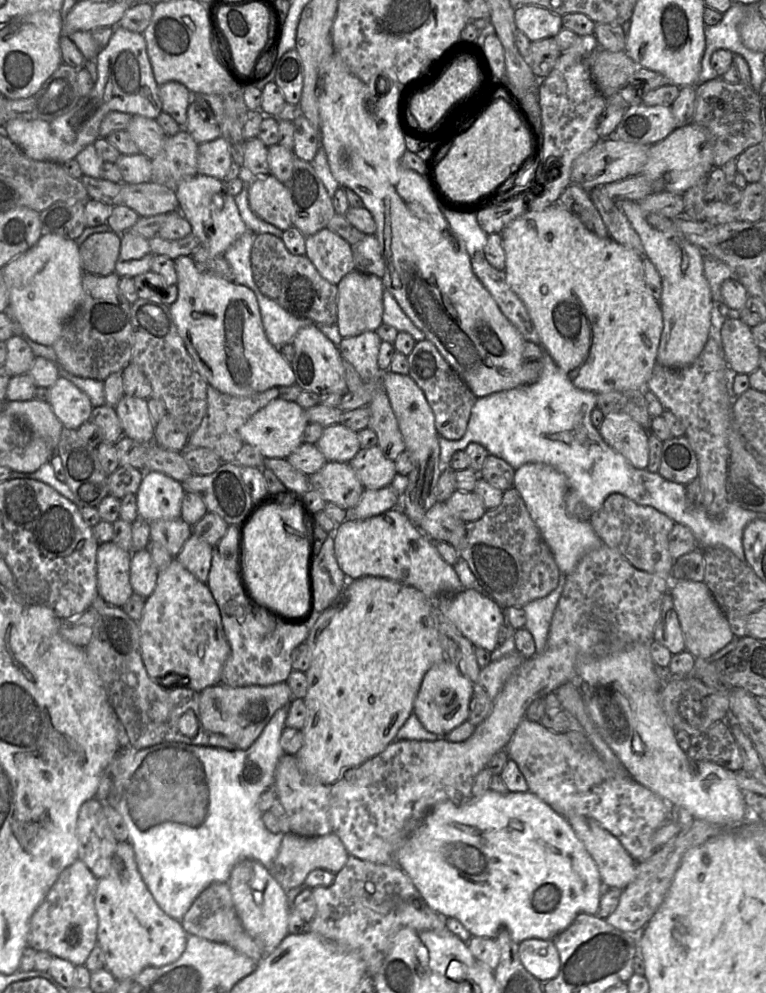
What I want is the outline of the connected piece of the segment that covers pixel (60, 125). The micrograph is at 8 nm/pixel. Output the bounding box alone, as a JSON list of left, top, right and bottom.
[6,25,162,164]

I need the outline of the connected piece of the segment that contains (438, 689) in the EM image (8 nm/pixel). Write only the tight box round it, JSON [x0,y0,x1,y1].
[413,660,473,737]

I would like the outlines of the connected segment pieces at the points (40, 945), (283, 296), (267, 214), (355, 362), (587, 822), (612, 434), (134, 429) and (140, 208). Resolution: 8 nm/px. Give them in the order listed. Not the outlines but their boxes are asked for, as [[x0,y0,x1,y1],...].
[[28,858,98,966],[251,233,337,325],[248,174,293,231],[339,331,382,381],[566,815,637,888],[599,413,648,469],[115,395,155,443],[122,182,179,217]]

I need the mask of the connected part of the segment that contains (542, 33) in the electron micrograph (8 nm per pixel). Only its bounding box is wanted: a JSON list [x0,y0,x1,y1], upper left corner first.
[514,5,563,42]

